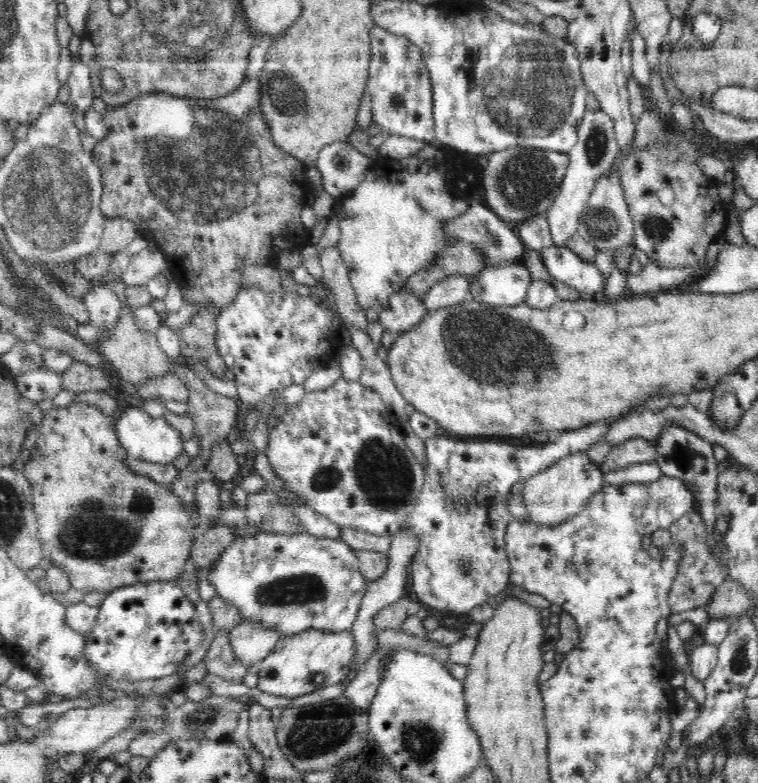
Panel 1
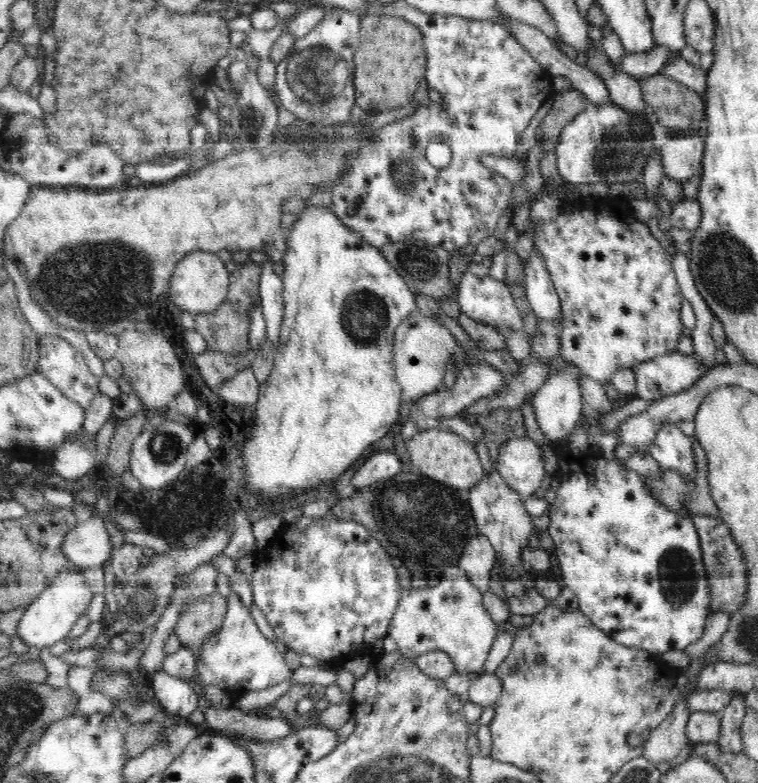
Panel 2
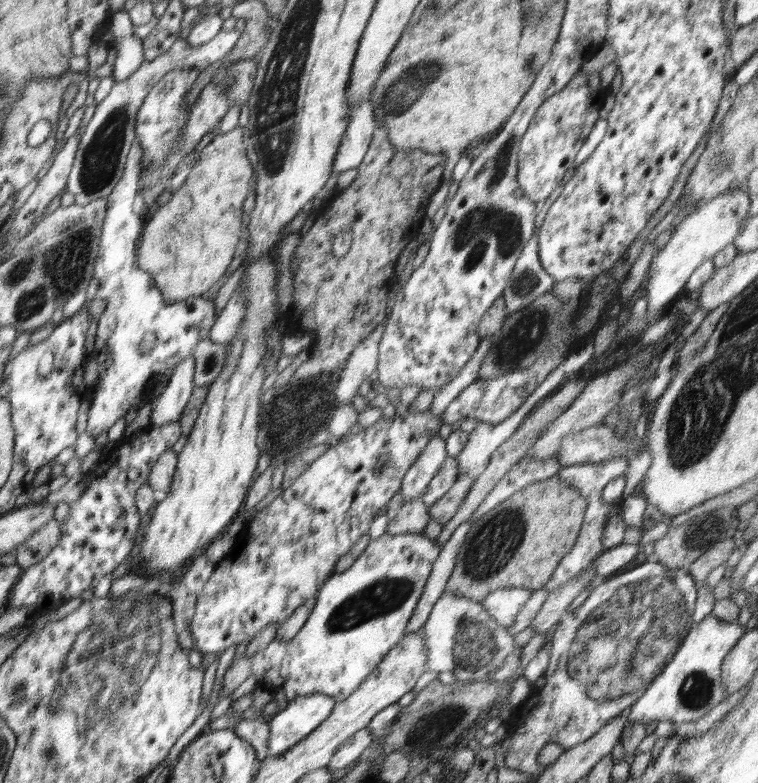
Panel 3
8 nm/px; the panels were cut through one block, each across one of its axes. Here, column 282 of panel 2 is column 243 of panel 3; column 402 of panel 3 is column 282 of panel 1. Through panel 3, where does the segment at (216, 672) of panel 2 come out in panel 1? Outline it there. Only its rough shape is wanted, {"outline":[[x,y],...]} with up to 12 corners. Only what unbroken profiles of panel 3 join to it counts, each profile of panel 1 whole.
{"outline":[[260,532],[210,568],[243,620],[352,630],[369,582],[340,539]]}

